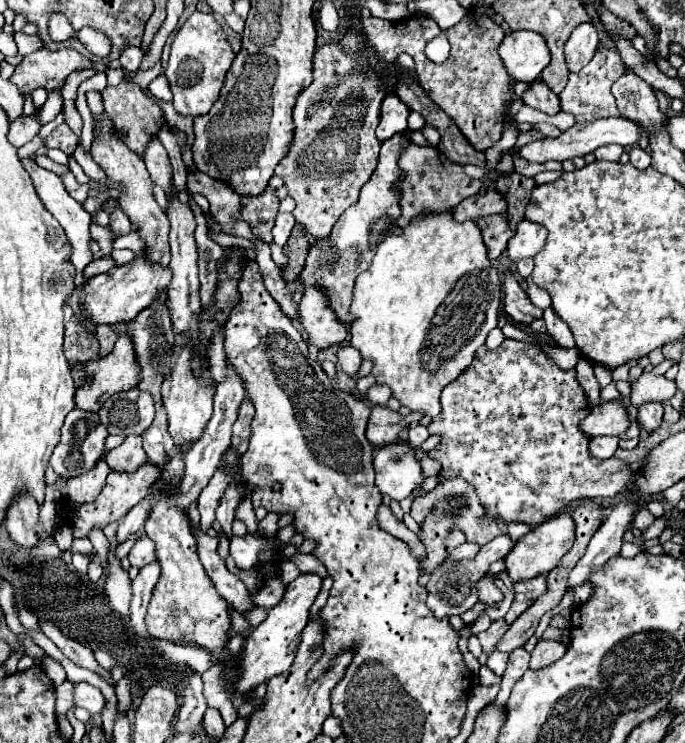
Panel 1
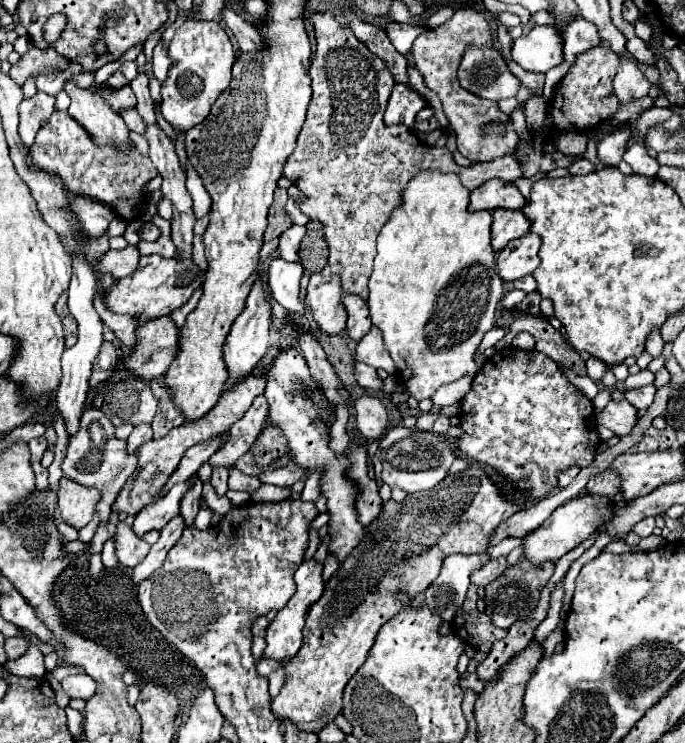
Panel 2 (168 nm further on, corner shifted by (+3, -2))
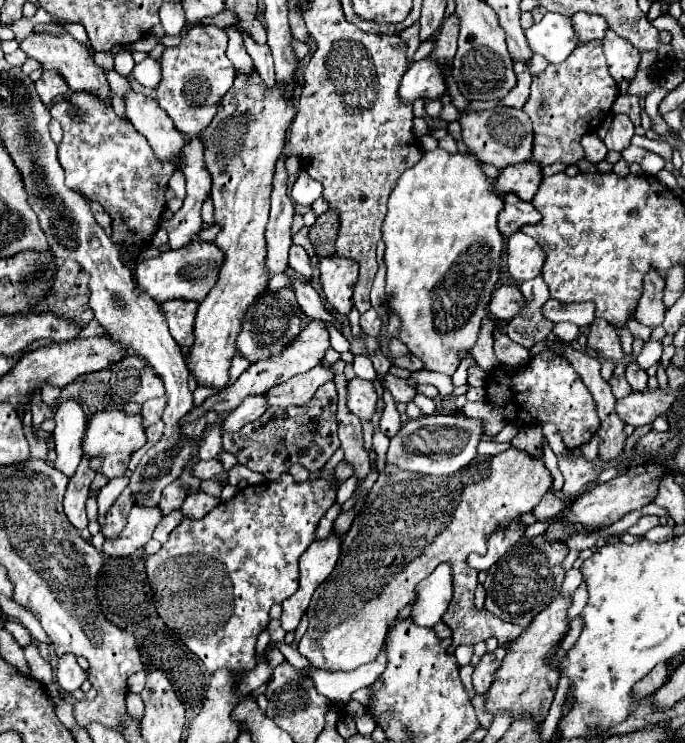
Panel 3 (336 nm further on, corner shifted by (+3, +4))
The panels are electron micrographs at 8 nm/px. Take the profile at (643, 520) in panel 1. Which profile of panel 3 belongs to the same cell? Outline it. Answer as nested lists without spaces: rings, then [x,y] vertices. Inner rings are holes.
[[[645,515],[632,526],[632,528],[628,528],[628,532],[630,534],[646,534],[650,528],[654,528],[660,524],[659,517],[655,515]]]

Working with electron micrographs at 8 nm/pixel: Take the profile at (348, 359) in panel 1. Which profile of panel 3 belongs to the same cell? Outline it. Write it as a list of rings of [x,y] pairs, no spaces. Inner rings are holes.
[[[386,374],[386,376],[382,378],[382,384],[384,384],[386,390],[392,392],[392,396],[394,396],[396,402],[410,402],[410,400],[414,398],[414,394],[416,394],[416,390],[414,390],[406,380],[396,378],[396,376],[392,376],[392,374]]]

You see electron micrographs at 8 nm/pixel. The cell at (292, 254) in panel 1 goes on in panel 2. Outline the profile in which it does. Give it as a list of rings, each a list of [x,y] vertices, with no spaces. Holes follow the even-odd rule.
[[[318,220],[308,222],[308,232],[300,246],[300,260],[304,266],[304,272],[314,274],[320,272],[328,264],[328,244],[324,240],[324,226]]]

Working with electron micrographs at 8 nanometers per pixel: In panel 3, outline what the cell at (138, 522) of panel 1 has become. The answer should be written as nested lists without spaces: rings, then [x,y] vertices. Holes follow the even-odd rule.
[[[250,396],[246,398],[246,402],[242,402],[240,408],[236,408],[232,414],[228,414],[228,418],[222,422],[222,434],[232,434],[236,430],[240,430],[244,424],[260,418],[264,414],[264,398],[262,396]]]

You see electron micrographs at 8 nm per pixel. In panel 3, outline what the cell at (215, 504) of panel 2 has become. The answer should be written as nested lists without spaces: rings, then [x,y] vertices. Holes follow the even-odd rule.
[[[206,460],[206,462],[198,462],[194,466],[194,474],[200,478],[200,480],[210,480],[210,478],[216,478],[220,484],[228,484],[228,472],[224,470],[224,466],[218,462],[218,460]]]

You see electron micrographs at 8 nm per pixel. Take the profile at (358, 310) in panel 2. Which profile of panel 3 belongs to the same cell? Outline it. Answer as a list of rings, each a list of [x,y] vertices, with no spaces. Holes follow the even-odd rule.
[[[370,308],[368,312],[360,314],[360,326],[362,326],[362,332],[364,332],[364,334],[378,336],[382,322],[380,322],[380,316],[376,314],[376,310],[372,310],[372,308]]]

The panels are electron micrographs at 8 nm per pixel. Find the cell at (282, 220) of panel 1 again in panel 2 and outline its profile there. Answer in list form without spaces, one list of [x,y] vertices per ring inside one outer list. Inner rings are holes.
[[[292,226],[290,230],[286,230],[282,236],[280,236],[280,256],[288,262],[300,262],[300,256],[298,256],[298,250],[300,250],[300,242],[306,234],[306,226]]]

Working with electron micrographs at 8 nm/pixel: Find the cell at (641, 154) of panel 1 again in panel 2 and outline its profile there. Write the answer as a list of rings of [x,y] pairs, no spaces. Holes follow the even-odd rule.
[[[646,142],[630,144],[628,150],[624,152],[624,160],[632,166],[632,170],[636,174],[642,174],[642,176],[656,176],[658,168],[660,168],[658,160],[648,154],[648,144]]]

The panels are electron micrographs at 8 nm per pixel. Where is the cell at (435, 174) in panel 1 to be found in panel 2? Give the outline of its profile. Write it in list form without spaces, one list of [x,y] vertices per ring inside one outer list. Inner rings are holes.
[[[314,12],[310,14],[316,32],[316,54],[310,64],[310,78],[312,78],[312,102],[308,106],[306,122],[302,132],[298,134],[296,150],[284,164],[284,176],[298,186],[308,200],[300,210],[310,216],[310,220],[320,220],[324,224],[324,238],[330,248],[328,266],[332,274],[342,278],[342,288],[346,294],[356,294],[362,300],[368,300],[368,278],[372,274],[372,262],[376,256],[376,236],[380,228],[388,222],[390,212],[400,204],[400,192],[408,184],[408,180],[420,170],[440,170],[440,172],[458,172],[460,180],[466,188],[474,190],[482,186],[486,180],[502,178],[506,182],[514,182],[522,176],[520,166],[514,156],[502,156],[494,162],[478,162],[472,168],[462,168],[452,160],[452,154],[446,147],[427,147],[424,142],[406,128],[404,124],[386,126],[384,112],[386,104],[394,86],[394,76],[388,70],[386,62],[372,54],[354,32],[340,24],[330,12]]]

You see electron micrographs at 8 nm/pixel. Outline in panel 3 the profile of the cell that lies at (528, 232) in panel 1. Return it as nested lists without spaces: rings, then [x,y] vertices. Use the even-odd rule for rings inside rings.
[[[516,232],[510,236],[506,252],[508,252],[508,272],[512,274],[514,280],[520,282],[538,276],[546,260],[546,254],[540,248],[540,244],[534,238],[526,236],[524,232]]]

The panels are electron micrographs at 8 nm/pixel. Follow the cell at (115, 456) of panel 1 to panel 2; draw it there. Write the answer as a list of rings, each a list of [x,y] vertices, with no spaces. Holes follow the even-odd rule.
[[[136,424],[130,438],[128,438],[128,452],[136,452],[144,442],[152,440],[152,426],[150,424]]]

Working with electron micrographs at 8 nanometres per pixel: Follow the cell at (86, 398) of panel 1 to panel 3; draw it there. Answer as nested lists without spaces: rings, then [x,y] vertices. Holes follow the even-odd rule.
[[[168,300],[162,304],[162,310],[176,344],[180,344],[180,348],[190,348],[194,342],[192,326],[194,326],[198,304],[188,300]]]

